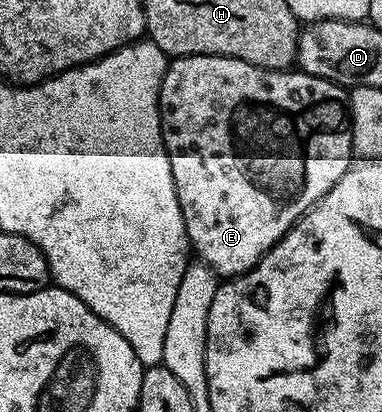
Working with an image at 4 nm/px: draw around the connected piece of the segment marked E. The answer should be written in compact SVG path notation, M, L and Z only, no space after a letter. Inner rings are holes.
M186 55L185 57L174 57L169 60L168 70L160 84L160 140L164 142L164 150L170 159L170 171L174 175L174 187L176 188L176 194L178 195L178 207L182 207L182 219L186 223L188 244L194 250L195 256L196 253L200 256L197 258L199 258L203 264L210 266L217 275L224 279L241 277L243 273L251 271L252 268L254 268L254 266L257 265L260 260L289 233L289 231L291 231L296 220L304 216L304 214L309 213L310 210L322 199L322 195L326 195L326 191L330 191L330 187L334 187L334 183L338 183L338 179L342 179L342 175L346 175L346 171L352 168L354 164L352 122L350 120L350 105L346 100L345 86L336 84L333 81L328 81L326 78L318 78L301 71L289 71L288 69L263 69L254 63L246 63L242 59L219 57L218 55Z

